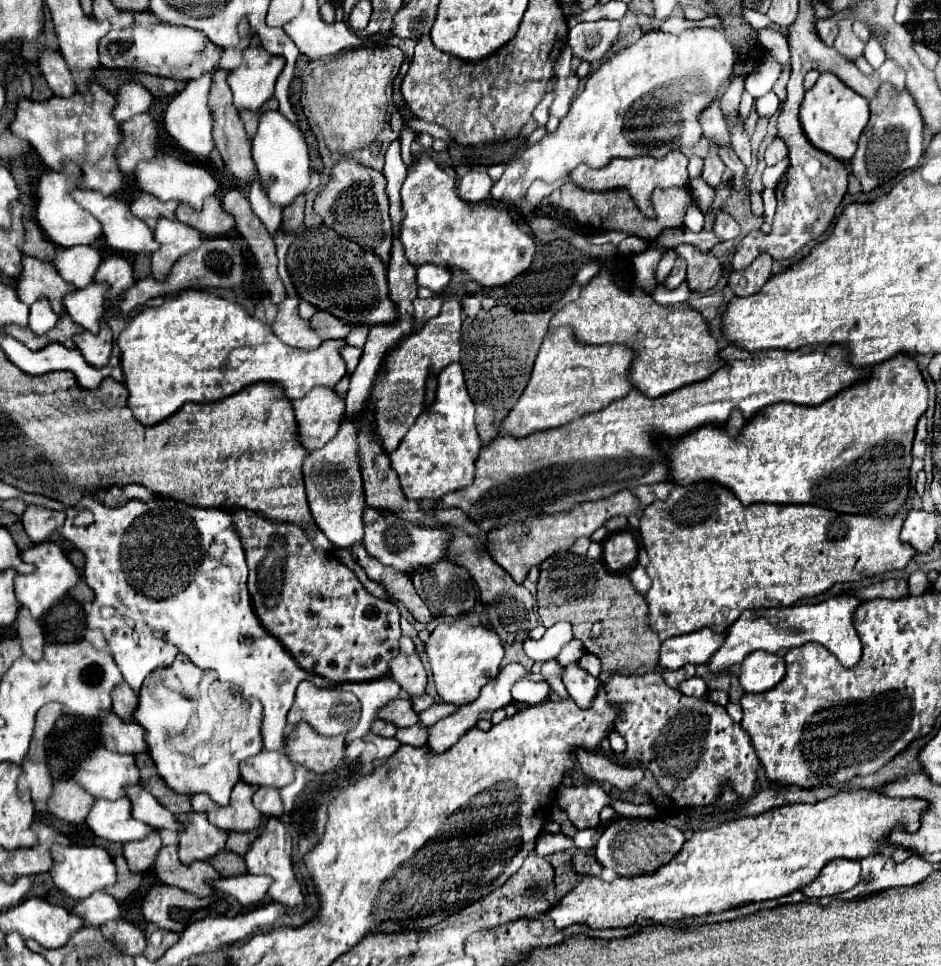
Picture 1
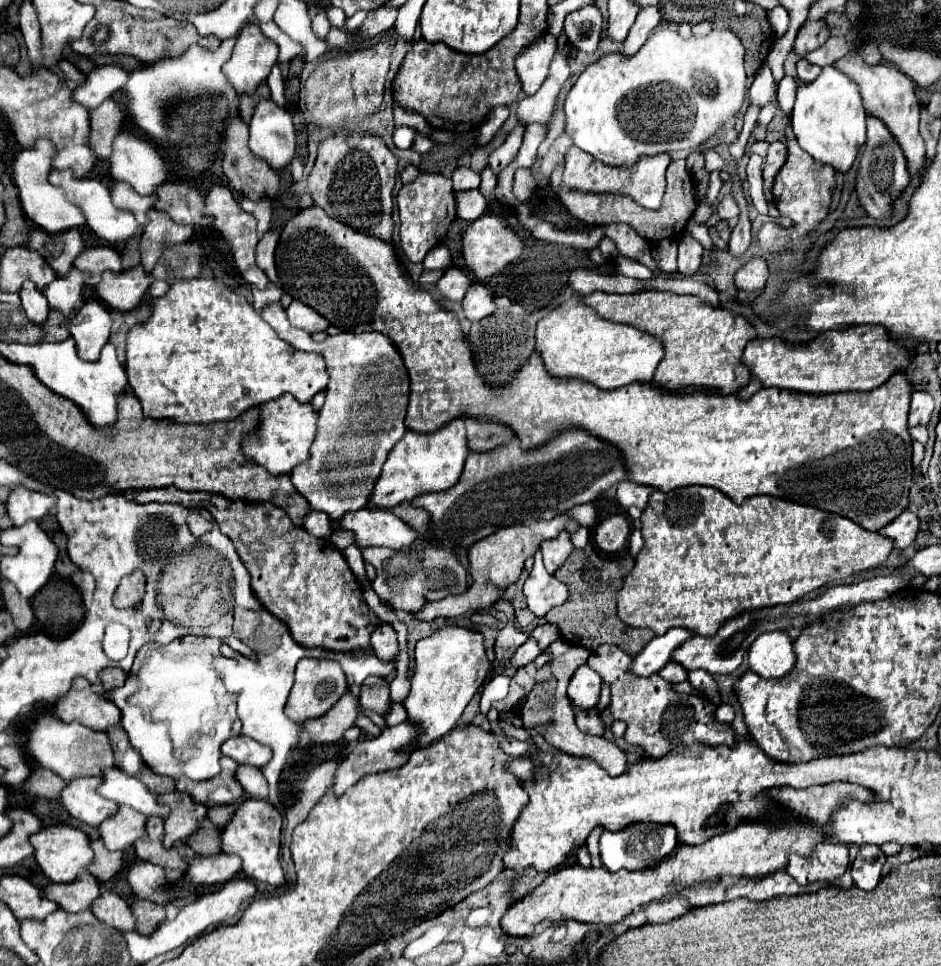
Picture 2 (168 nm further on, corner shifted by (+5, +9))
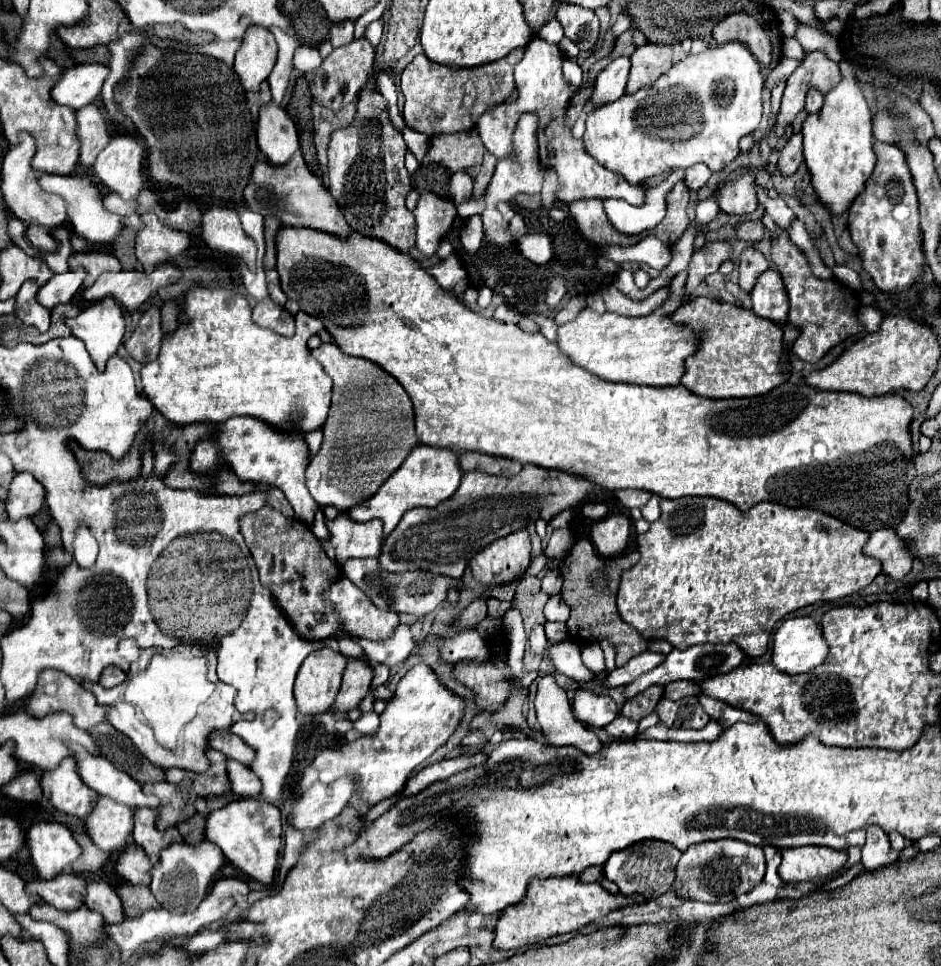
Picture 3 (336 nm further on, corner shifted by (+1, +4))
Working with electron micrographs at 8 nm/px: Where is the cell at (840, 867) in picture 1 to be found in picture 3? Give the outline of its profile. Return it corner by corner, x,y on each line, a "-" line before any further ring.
797,847
785,849
779,865
779,877
785,883
817,881
837,875
847,863
847,851
829,847

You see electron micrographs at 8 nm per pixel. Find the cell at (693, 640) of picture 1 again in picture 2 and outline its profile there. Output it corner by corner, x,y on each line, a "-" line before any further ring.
673,628
663,636
655,636
649,642
649,646
645,646
645,650
641,650
641,654
637,654
637,658
633,658
629,670
637,676
651,676
651,674
659,672
669,662
673,650
691,636
693,634
683,628

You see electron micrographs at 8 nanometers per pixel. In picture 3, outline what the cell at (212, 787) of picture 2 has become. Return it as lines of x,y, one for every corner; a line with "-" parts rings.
209,749
209,761
211,767
205,775
193,775
193,791
199,797
229,793
231,785
227,775
227,757
215,749

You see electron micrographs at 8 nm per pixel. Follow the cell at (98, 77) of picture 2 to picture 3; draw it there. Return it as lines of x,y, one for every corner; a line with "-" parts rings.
93,63
93,65
77,65
63,71
63,77
53,87
51,97
59,105
67,105
71,109
81,109
93,103
101,95
101,85
109,77
109,67

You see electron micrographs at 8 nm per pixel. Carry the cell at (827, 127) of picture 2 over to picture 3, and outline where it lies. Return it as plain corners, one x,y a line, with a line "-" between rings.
839,61
841,81
837,87
823,95
823,107
819,113
809,113
803,121
803,153
807,169
811,173
811,185
819,195
819,201
829,207
831,213
843,213
851,201
863,191
865,179
875,167
873,153
873,125
871,111
863,97
863,91
855,77
855,65

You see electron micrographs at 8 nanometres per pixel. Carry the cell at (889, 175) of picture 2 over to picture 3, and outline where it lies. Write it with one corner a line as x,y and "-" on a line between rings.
875,141
873,151
877,163
865,189
849,209
849,231
853,243
859,247
863,267
869,271
875,285
887,293
895,293
913,285
921,275
923,257
917,193
905,155
897,145

